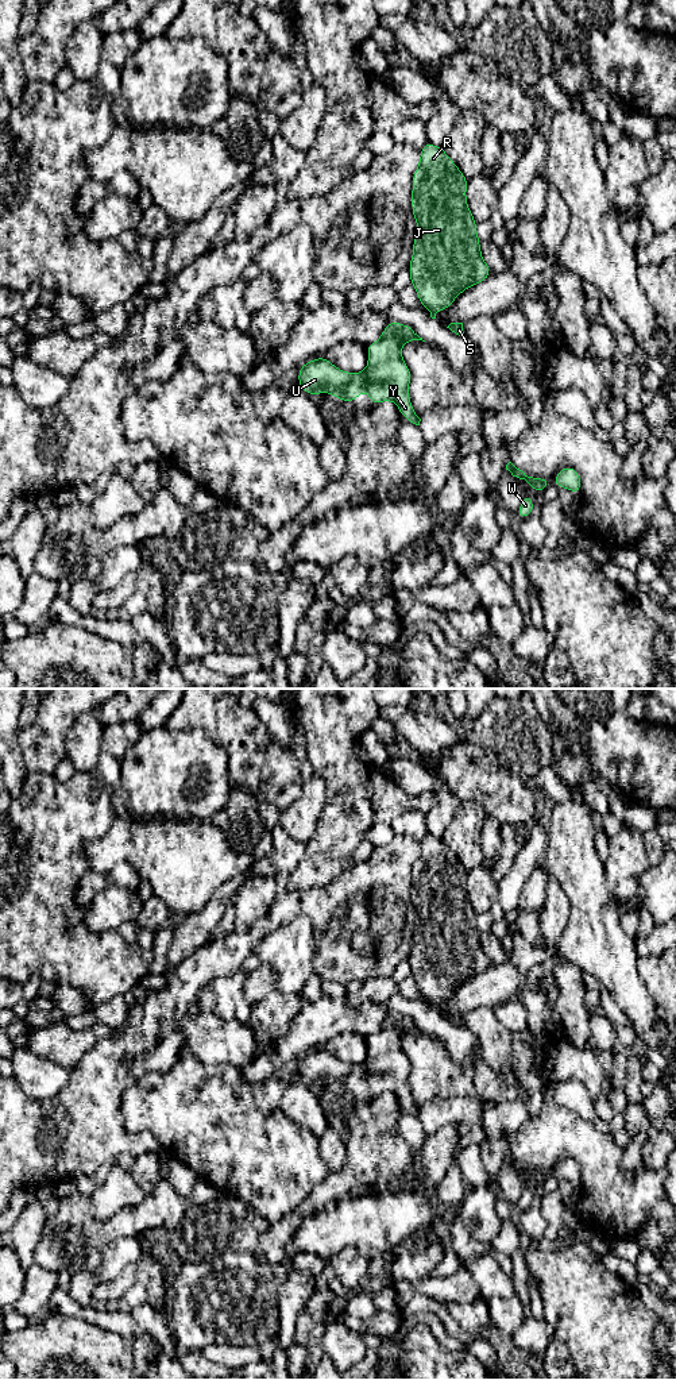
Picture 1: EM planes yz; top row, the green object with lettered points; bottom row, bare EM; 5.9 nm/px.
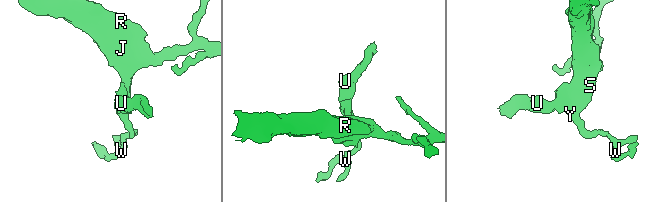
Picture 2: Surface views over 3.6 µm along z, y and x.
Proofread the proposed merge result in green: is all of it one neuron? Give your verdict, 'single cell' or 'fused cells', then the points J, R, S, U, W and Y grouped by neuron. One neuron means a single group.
single cell; groups J R S U W Y

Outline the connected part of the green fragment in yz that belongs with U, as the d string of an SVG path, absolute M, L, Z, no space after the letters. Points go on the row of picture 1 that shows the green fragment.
M390 320L381 334L379 340L366 346L368 363L363 373L343 371L325 356L320 356L306 362L298 369L298 386L314 397L322 392L328 392L333 397L347 401L351 405L359 394L367 392L374 406L379 405L382 401L394 401L403 419L420 425L421 419L416 415L409 397L412 373L402 359L402 344L413 340L425 342L410 325Z

